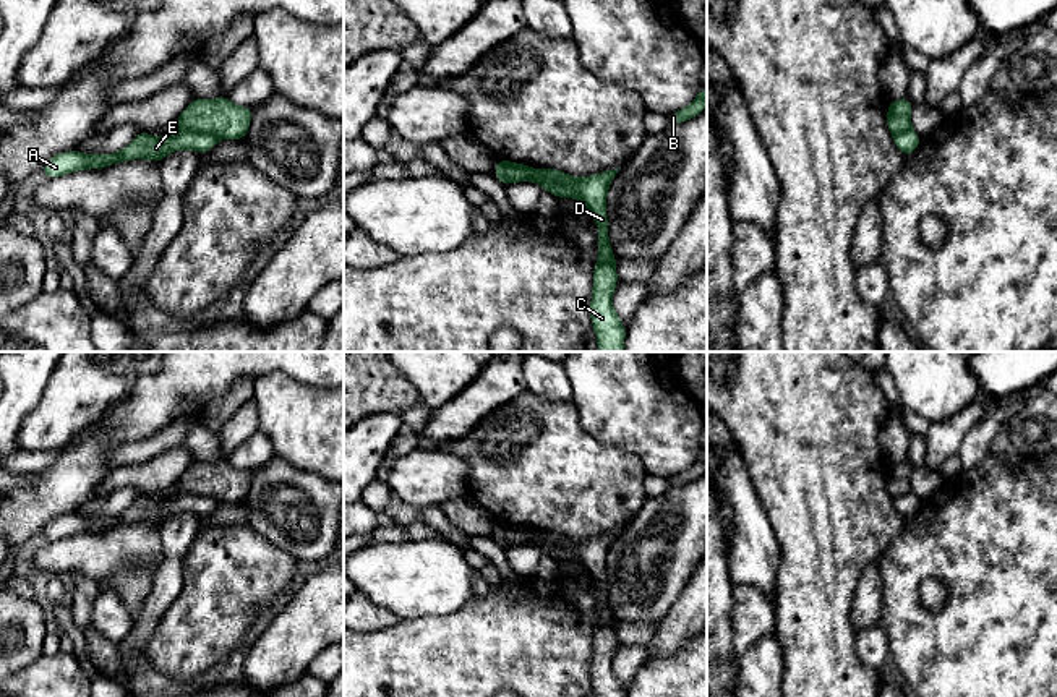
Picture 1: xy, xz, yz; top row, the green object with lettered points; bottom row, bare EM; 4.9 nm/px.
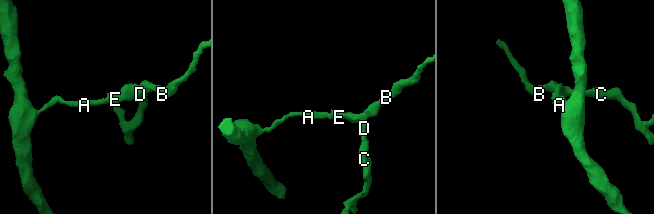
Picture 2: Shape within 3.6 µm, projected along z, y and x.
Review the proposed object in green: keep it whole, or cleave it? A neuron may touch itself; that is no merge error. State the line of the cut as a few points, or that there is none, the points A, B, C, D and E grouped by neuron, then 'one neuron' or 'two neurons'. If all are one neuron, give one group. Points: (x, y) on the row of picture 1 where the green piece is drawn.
cut in xz along (545, 171), (569, 185), (577, 196); A E / B C D; two neurons

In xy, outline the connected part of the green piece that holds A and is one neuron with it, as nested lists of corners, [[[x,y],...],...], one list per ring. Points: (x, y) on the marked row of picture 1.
[[[178,130],[170,136],[149,136],[139,131],[131,144],[113,154],[83,154],[79,151],[60,152],[50,157],[41,173],[47,178],[57,178],[70,172],[92,169],[101,170],[110,164],[120,164],[133,159],[146,159],[160,162],[167,154],[180,149],[191,149],[199,154],[211,151],[217,143],[217,136],[211,133]]]

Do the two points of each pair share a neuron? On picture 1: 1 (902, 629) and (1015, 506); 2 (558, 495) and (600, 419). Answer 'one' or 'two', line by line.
1: one
2: two

